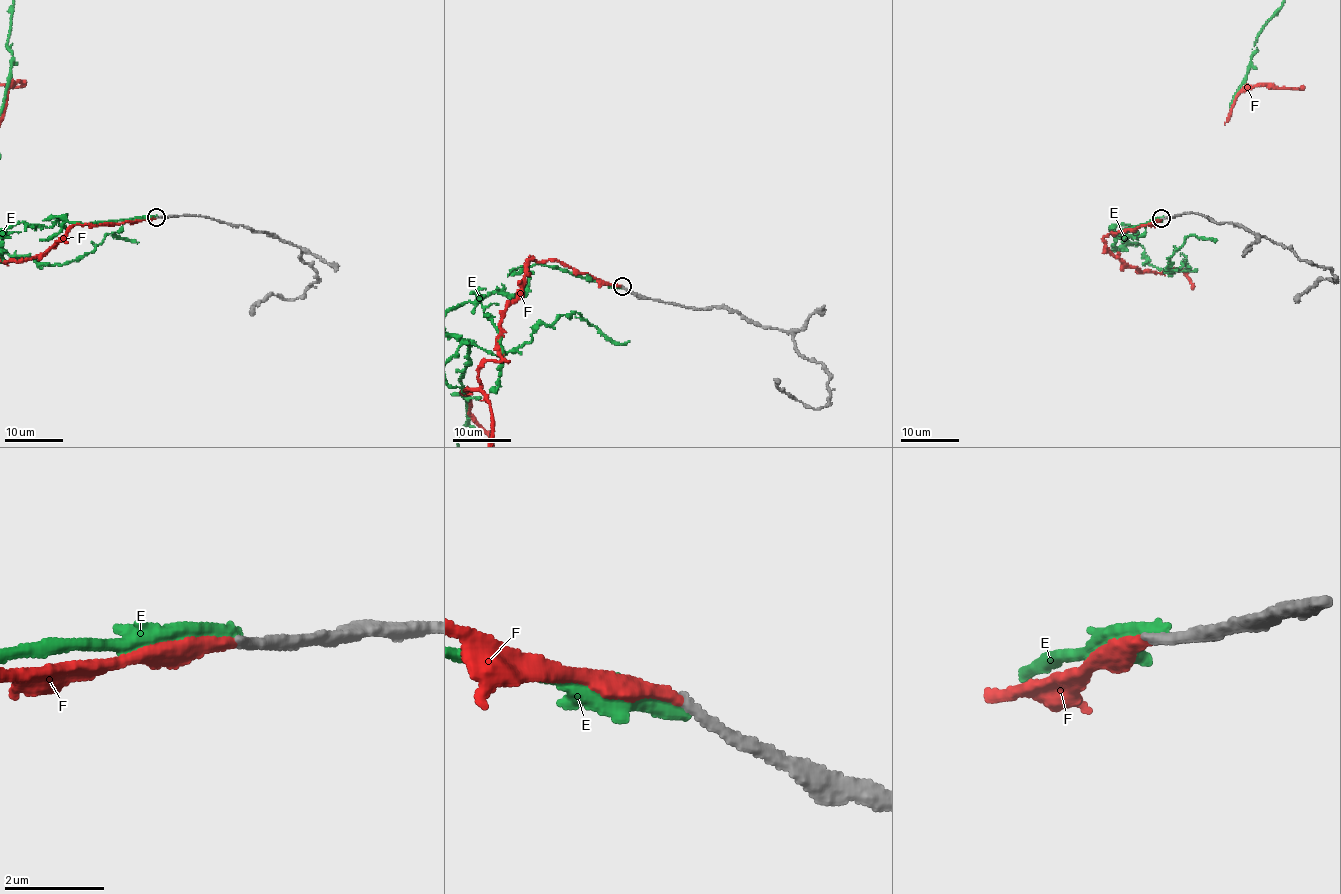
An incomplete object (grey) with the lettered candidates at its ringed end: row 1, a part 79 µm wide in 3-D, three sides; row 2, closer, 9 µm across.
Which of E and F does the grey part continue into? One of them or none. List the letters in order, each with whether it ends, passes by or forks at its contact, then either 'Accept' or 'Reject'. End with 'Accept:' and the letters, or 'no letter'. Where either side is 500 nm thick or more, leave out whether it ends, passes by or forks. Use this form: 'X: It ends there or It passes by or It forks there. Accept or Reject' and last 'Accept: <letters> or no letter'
E: It ends there. Reject
F: It ends there. Accept
Accept: F

